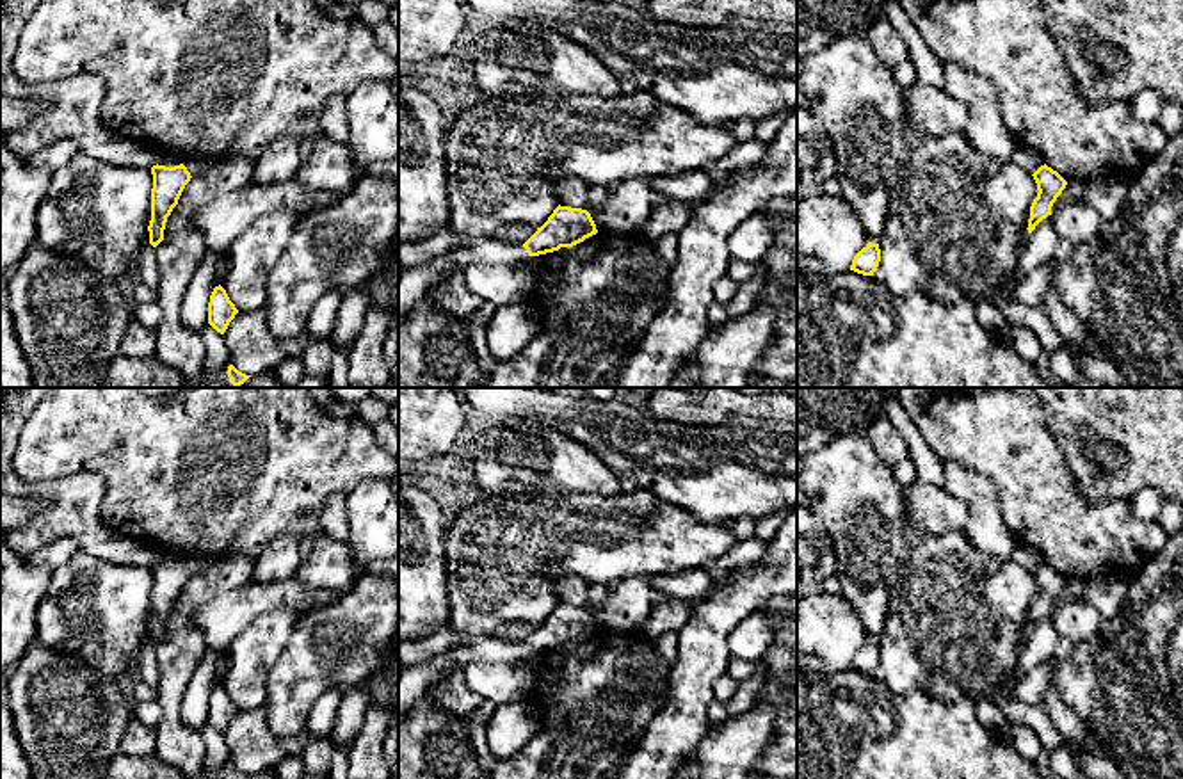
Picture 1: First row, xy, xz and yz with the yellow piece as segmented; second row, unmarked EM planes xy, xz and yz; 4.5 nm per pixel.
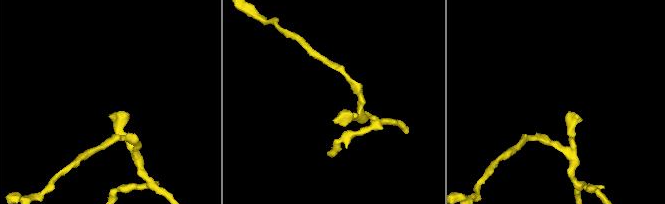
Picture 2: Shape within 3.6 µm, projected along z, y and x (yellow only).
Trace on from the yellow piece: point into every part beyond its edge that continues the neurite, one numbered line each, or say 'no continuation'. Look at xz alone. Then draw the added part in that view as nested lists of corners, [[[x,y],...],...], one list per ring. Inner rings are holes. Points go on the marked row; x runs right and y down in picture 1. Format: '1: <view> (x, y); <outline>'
1: xz (413, 285); [[[482,240],[470,249],[450,249],[420,267],[398,274],[398,322],[447,272],[466,263],[507,265],[527,256],[523,245]]]

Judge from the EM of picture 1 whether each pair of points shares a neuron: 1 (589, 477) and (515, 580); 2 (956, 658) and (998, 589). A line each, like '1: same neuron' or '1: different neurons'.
1: different neurons
2: same neuron

